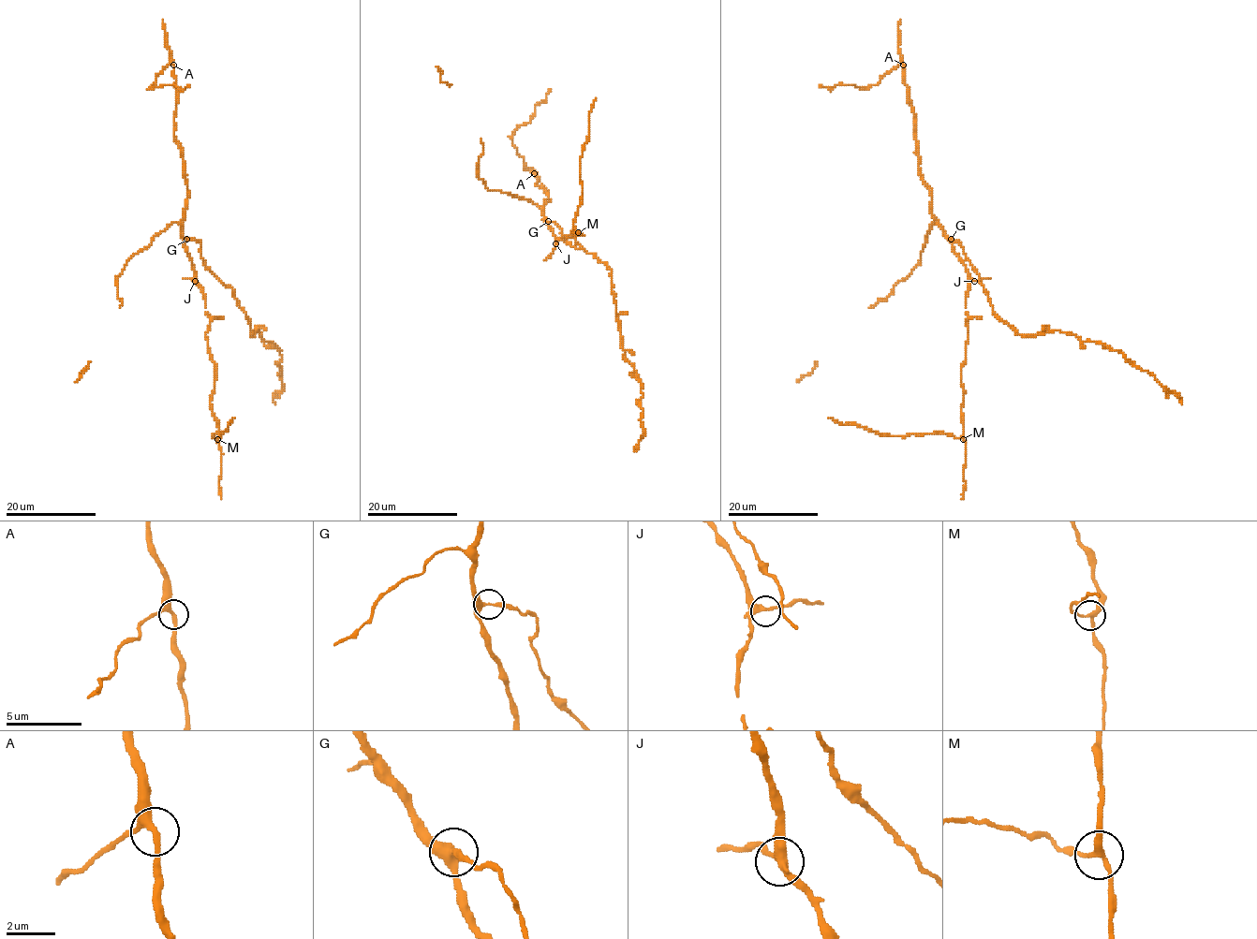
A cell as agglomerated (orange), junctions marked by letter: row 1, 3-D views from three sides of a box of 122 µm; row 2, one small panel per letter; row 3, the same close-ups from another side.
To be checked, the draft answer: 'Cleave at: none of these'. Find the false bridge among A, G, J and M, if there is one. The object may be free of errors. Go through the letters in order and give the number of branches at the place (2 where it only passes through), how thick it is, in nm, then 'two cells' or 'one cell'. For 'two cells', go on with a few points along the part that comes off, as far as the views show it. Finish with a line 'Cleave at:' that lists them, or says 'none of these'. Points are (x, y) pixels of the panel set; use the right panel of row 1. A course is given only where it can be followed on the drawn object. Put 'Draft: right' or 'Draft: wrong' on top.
Draft: right
A: 3 branches meet; 260 nm thick; one cell
G: 3 branches meet; 260 nm thick; one cell
J: 3 branches meet; 280 nm thick; one cell
M: 3 branches meet; 240 nm thick; one cell
Cleave at: none of these

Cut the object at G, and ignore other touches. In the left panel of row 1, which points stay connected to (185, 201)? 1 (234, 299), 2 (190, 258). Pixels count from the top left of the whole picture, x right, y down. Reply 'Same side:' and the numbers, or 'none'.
Same side: 2

